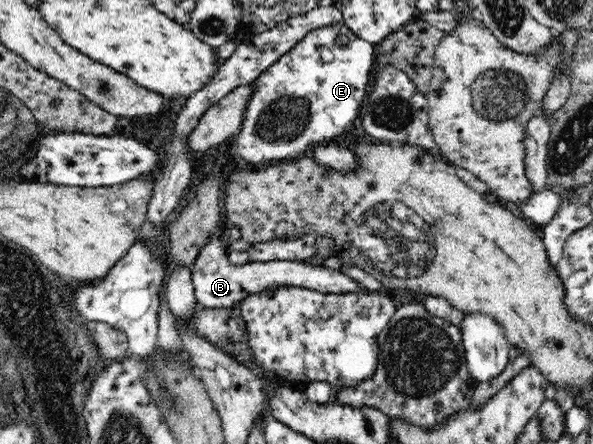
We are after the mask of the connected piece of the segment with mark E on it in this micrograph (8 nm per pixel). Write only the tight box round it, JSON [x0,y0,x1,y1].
[235,24,376,166]

